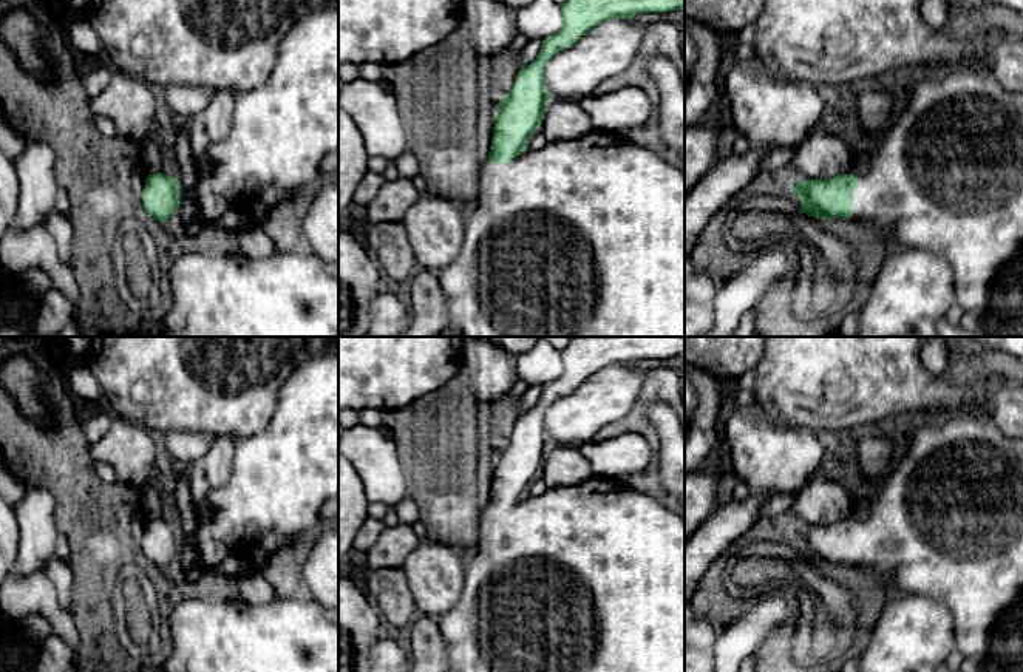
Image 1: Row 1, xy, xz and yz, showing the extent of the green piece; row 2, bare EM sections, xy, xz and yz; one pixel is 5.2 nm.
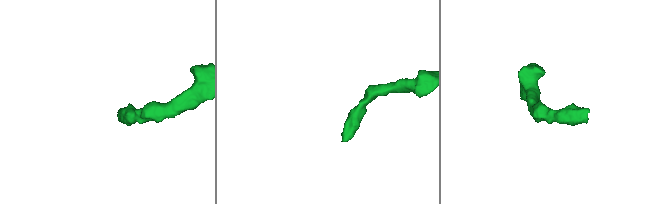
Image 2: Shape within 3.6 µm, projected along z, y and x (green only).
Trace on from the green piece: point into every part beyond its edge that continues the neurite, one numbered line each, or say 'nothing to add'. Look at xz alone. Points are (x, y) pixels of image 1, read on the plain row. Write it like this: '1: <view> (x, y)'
1: xz (591, 578)

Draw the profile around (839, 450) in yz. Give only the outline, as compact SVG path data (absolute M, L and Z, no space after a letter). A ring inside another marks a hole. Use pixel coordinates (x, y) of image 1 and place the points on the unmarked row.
M850 431L827 440L827 456L819 473L847 480L853 474L850 459L858 453L861 431Z

